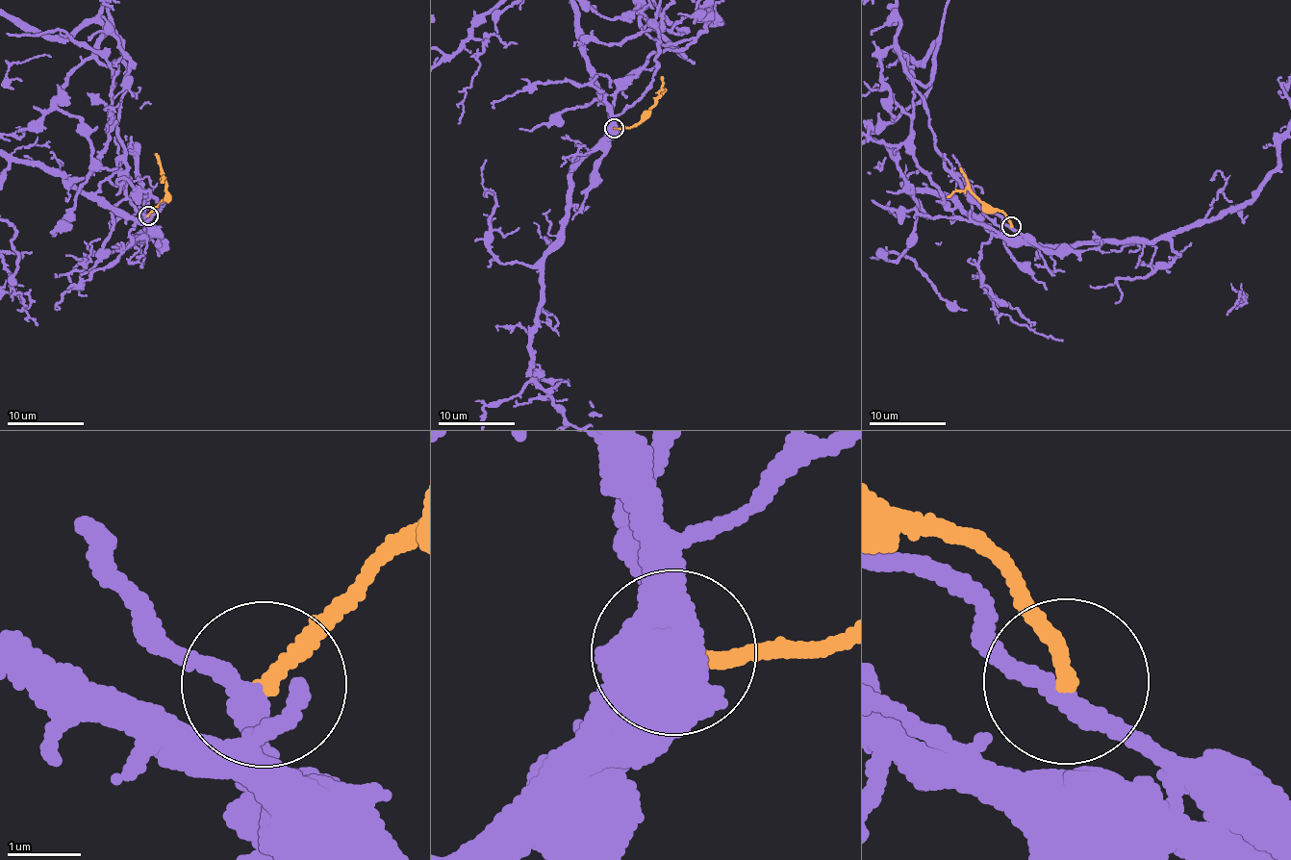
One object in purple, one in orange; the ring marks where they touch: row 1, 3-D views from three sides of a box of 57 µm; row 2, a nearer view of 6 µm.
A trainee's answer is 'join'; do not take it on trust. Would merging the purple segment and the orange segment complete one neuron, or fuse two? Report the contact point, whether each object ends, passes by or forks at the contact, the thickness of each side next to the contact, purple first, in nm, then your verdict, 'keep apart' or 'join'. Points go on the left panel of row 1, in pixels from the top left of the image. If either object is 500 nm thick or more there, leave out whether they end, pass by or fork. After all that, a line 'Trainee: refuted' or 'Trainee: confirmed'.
place (148, 215); purple passes by; orange ends; calibres 280 and 220 nm; keep apart
Trainee: refuted

